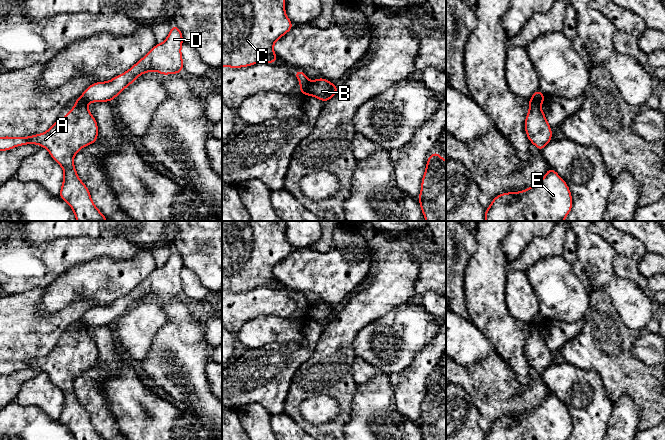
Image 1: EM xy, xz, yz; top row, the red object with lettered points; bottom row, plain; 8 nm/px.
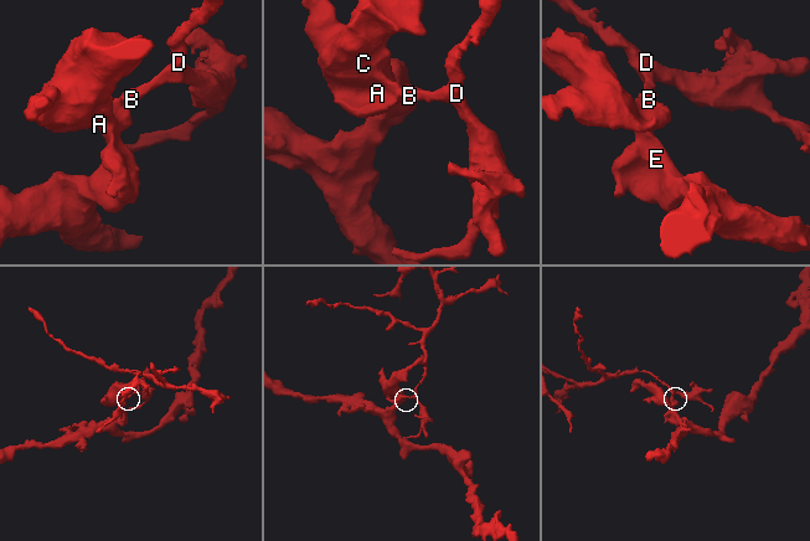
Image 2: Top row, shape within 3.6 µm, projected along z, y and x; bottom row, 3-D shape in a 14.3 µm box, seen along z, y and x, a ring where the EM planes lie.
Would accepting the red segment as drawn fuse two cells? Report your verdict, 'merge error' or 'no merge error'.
merge error

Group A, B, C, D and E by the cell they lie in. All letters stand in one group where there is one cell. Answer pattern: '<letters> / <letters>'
A C E / B D

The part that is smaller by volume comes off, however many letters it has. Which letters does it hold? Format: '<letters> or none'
B, D

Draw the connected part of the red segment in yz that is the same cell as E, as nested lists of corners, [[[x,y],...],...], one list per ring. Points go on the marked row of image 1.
[[[549,167],[544,178],[536,185],[521,192],[509,192],[497,195],[491,206],[485,209],[485,221],[564,221],[573,206],[571,192],[566,182]]]

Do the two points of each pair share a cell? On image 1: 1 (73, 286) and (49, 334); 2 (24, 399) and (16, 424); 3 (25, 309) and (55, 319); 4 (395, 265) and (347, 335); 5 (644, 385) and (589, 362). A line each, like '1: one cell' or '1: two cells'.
1: two cells
2: two cells
3: one cell
4: one cell
5: one cell

